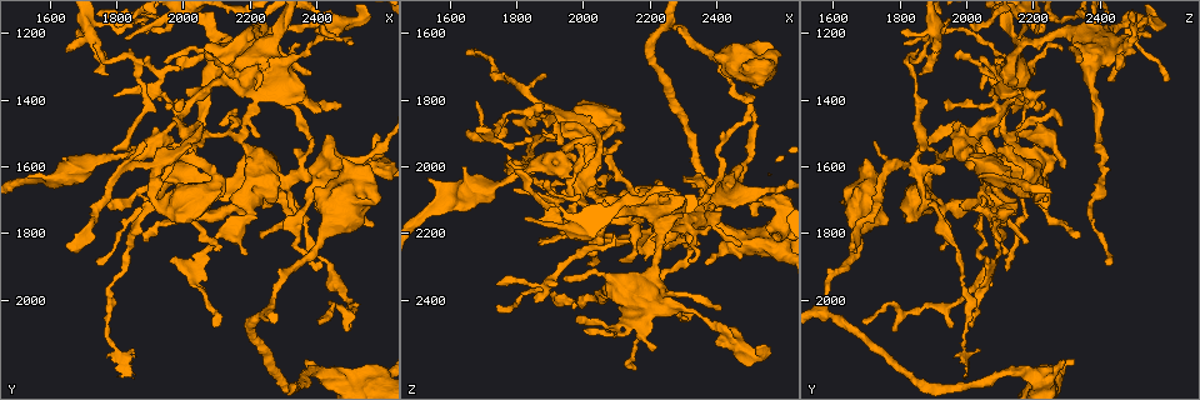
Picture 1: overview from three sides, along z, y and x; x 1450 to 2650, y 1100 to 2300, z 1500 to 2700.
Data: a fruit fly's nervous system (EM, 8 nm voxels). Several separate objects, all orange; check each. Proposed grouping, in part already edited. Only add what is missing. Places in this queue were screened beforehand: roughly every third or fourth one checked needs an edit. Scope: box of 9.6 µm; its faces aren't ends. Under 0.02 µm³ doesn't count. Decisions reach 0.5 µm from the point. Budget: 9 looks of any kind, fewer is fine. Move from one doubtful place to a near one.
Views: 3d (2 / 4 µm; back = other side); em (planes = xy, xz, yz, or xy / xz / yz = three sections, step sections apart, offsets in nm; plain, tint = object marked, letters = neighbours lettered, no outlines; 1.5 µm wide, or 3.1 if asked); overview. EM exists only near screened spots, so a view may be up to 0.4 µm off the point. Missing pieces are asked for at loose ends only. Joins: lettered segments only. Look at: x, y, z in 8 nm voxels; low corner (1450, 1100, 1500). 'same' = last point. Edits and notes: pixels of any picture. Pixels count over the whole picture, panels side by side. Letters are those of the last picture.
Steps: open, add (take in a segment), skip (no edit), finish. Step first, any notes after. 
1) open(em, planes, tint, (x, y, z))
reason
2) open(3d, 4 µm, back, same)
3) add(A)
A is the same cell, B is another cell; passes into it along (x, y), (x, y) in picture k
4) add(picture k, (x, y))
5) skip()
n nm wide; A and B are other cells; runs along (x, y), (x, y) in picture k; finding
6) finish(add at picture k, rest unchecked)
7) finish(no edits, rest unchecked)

open(em, planes, plain, (2100, 2070, 2030))
tapers out

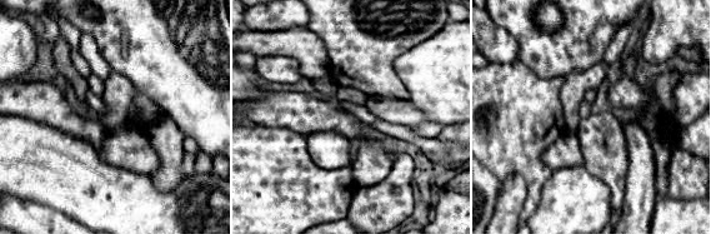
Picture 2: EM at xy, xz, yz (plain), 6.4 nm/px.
open(em, planes, letters, same)

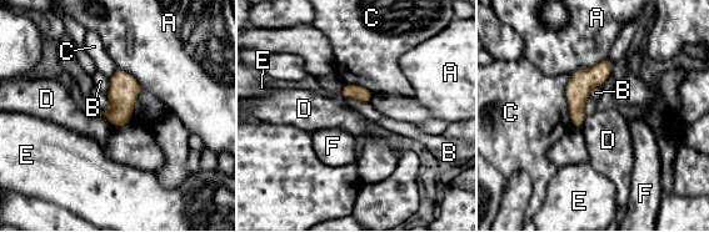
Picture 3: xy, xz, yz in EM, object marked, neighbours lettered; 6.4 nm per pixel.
skip()
A, B, C, D, E and F are other cells; runs along (607, 62), (577, 92), (575, 124) in picture 3; none of them fits

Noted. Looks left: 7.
open(3d, 2 µm, (2500, 2090, 1960))
thin end

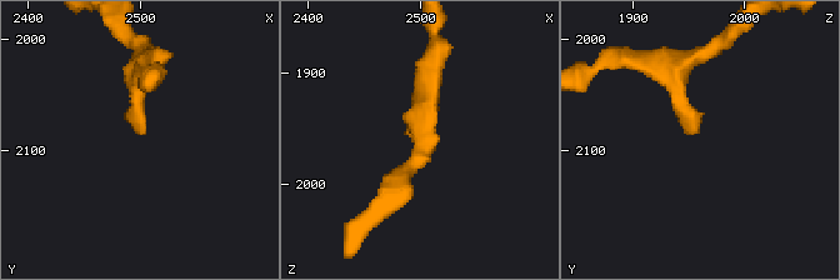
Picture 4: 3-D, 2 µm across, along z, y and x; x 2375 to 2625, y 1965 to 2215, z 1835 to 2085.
open(em, planes, letters, (2502, 2088, 1954))
now the EM

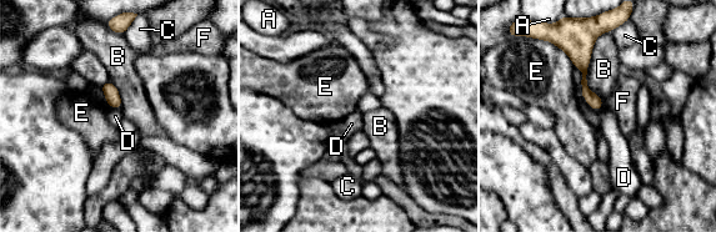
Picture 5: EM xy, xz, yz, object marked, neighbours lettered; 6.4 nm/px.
skip()
90 nm wide; A, B, C, D, E and F are other cells; border along (110, 107), (120, 110) in picture 5; no lettered segment goes on from it

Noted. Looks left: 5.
open(em, yz, step 4, letters, (2410, 1670, 1660))
free end

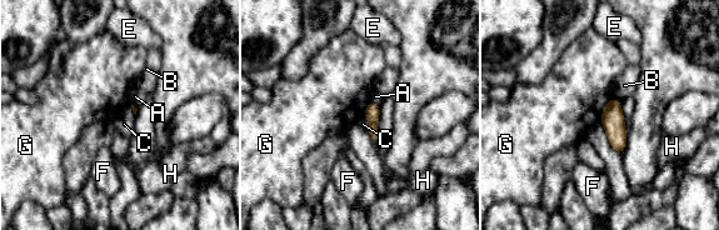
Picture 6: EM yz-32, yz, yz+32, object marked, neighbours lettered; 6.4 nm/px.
skip()
A, B, C, E, F, G and H are other cells; border along (613, 96), (603, 109), (599, 120) in picture 6; none of them fits

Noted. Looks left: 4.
open(3d, 4 µm, (2220, 1190, 2540))
an open end

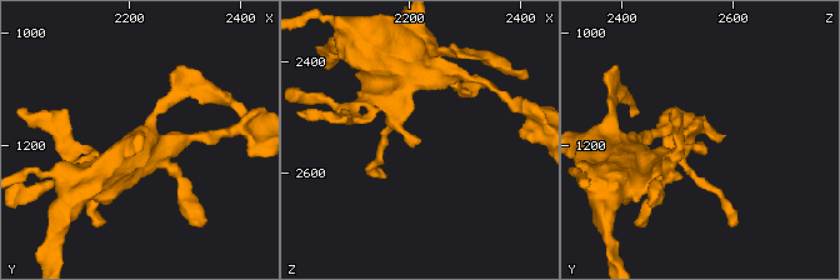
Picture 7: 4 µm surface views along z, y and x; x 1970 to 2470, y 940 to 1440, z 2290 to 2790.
open(em, planes, letters, (2215, 1195, 2535))
now the EM

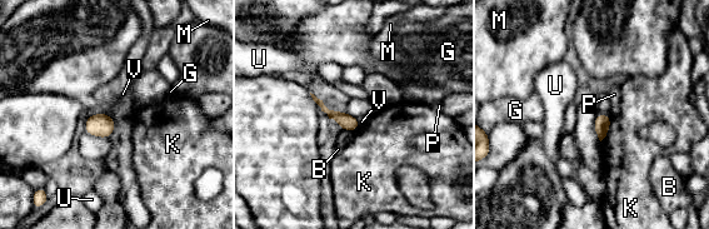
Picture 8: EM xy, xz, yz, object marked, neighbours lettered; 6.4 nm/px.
skip()
B, G, K, M, P, U and V are other cells; no lettered segment goes on from it

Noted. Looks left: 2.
finish(no edits, rest unchecked)

